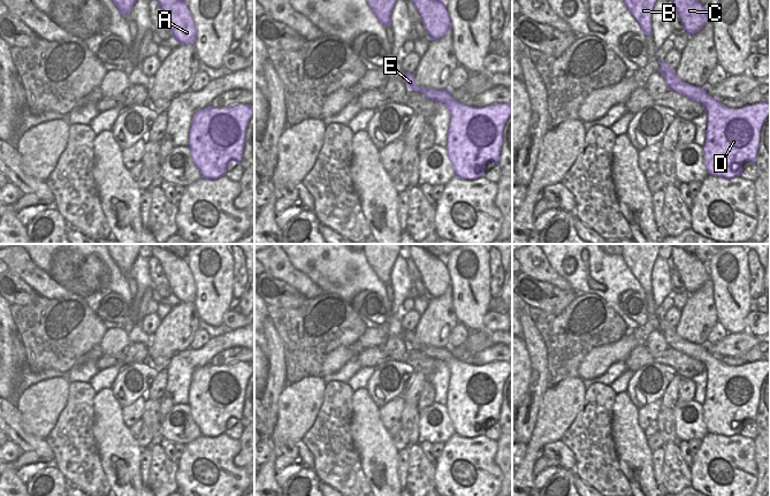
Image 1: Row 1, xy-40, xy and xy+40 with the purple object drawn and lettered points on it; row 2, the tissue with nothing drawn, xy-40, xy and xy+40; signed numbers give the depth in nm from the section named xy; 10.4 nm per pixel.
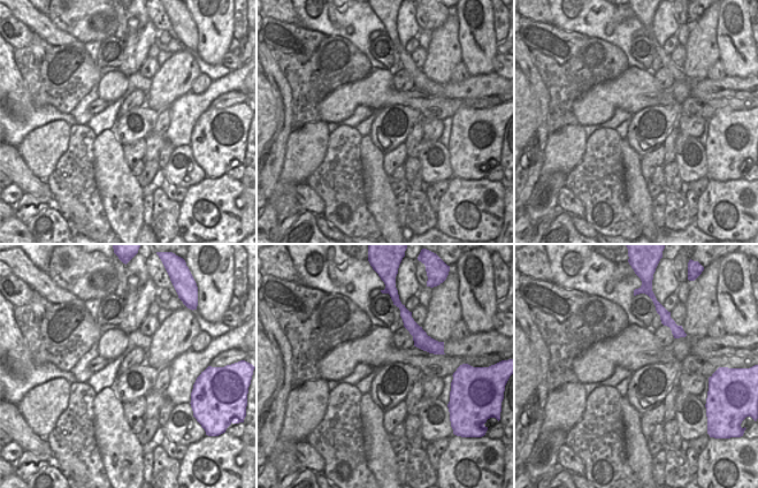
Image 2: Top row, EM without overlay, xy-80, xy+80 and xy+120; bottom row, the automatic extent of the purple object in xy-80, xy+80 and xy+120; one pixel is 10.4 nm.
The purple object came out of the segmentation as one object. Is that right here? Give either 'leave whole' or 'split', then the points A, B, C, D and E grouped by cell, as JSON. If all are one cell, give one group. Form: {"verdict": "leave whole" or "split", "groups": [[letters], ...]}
{"verdict": "leave whole", "groups": [["A", "B", "C", "D", "E"]]}

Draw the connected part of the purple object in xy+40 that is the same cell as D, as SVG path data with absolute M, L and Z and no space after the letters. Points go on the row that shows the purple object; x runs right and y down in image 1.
M658 59L658 64L671 91L706 108L707 129L702 150L707 173L726 180L741 176L746 161L756 162L761 129L770 115L770 104L757 102L731 109L710 97L707 86L699 87L679 79L663 59Z

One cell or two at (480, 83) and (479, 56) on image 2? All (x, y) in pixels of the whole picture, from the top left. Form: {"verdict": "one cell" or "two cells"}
{"verdict": "two cells"}

